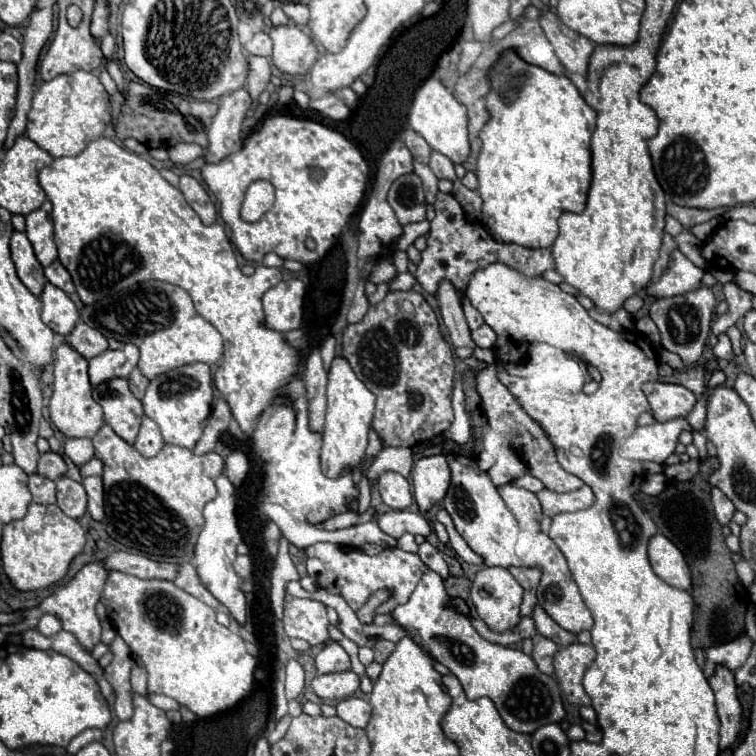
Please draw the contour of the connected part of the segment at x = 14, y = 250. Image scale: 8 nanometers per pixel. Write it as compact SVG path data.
M13 233L11 237L11 257L17 269L17 275L21 283L39 297L45 287L45 275L41 263L35 259L35 253L31 249L31 243L25 233Z

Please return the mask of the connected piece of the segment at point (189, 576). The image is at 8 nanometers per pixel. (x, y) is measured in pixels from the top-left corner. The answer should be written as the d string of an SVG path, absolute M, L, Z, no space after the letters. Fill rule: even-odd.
M181 563L181 567L179 567L179 575L175 577L173 583L175 583L179 589L187 591L189 595L193 595L193 597L201 599L203 603L207 603L209 607L213 607L213 609L219 607L217 599L215 599L215 597L201 585L201 581L199 581L199 577L197 577L197 571L195 571L195 567L193 567L191 563Z

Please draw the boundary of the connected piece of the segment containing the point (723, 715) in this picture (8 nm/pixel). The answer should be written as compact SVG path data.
M715 665L715 673L709 677L709 685L715 693L715 705L717 705L717 715L721 721L721 749L725 749L727 745L734 743L737 733L740 731L742 719L742 707L737 699L737 685L735 685L735 677L733 671L723 667L723 665Z

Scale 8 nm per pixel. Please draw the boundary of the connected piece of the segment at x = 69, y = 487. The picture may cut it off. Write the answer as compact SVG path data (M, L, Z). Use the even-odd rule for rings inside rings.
M59 477L57 485L57 505L59 509L73 519L79 519L87 509L87 495L81 483L71 481L69 477Z

